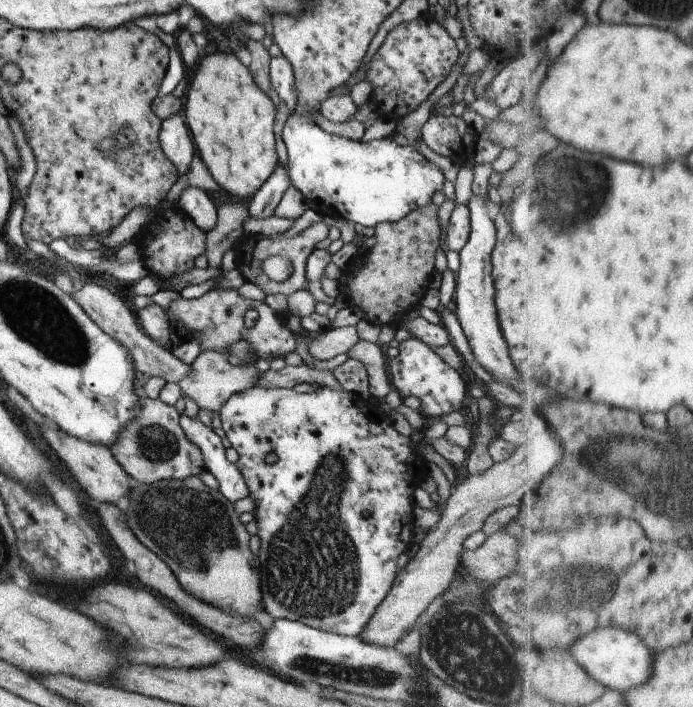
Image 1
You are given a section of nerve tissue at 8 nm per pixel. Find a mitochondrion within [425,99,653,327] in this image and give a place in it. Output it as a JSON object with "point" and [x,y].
{"point":[586,184]}

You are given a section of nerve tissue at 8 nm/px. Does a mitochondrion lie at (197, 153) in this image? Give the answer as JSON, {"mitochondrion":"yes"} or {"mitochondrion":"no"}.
{"mitochondrion":"no"}

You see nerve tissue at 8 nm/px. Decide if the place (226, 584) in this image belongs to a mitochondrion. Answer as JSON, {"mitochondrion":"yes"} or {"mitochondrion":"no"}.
{"mitochondrion":"no"}

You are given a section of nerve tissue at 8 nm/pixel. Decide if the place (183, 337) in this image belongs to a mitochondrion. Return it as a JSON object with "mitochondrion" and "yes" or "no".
{"mitochondrion":"no"}

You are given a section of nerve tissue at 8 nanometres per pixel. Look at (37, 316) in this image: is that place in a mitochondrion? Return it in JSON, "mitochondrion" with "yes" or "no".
{"mitochondrion":"yes"}

